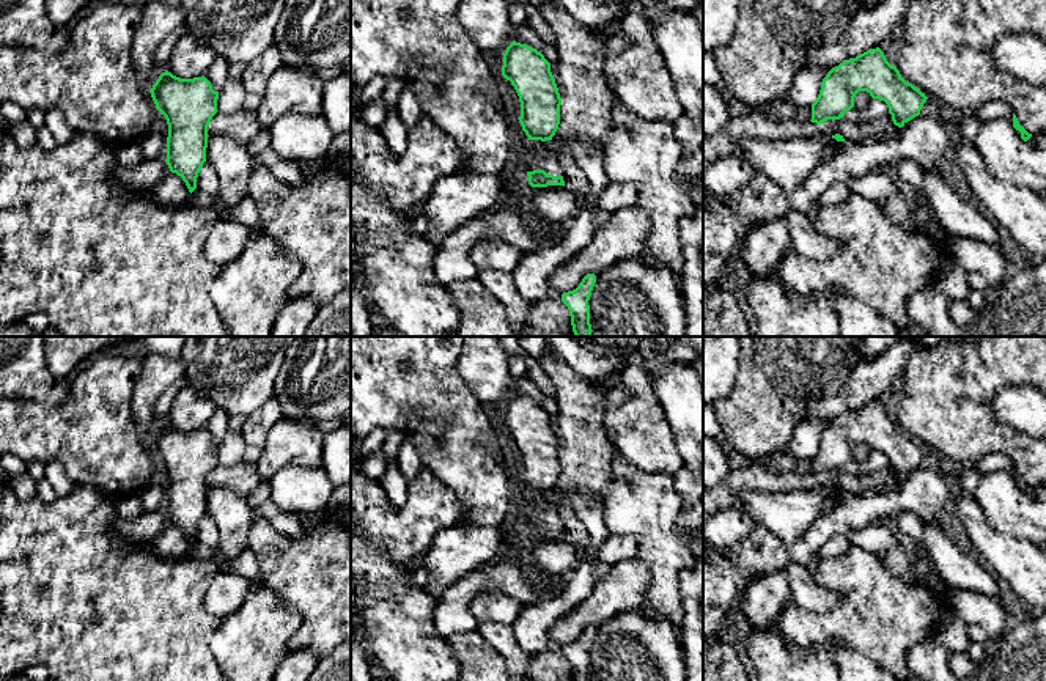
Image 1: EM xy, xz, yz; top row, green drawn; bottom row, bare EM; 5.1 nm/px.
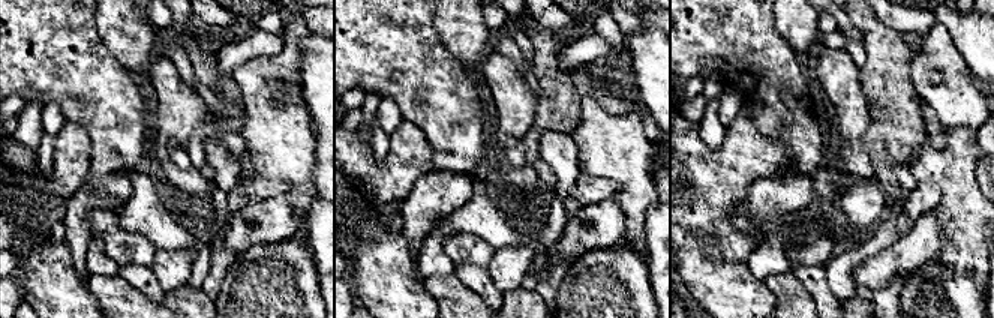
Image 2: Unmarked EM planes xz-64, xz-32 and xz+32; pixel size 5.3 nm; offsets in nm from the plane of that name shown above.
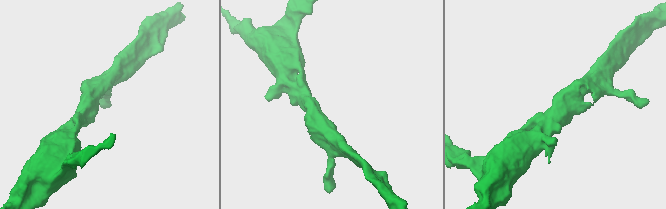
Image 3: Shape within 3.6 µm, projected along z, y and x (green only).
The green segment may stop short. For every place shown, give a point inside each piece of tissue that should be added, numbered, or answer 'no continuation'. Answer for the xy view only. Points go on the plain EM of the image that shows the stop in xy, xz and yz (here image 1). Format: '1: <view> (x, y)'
no continuation

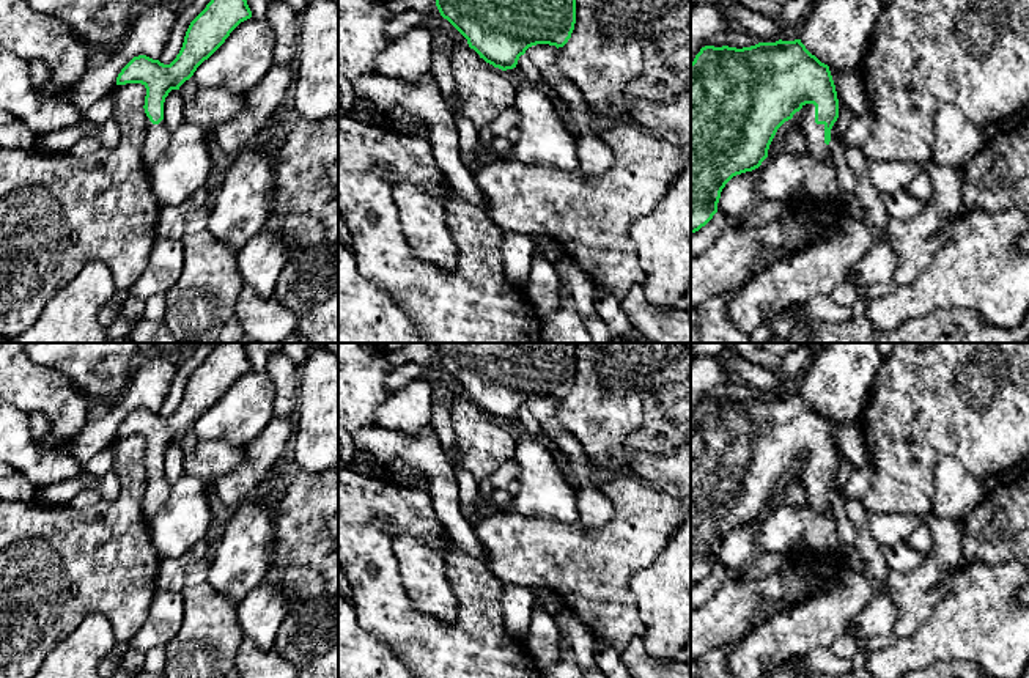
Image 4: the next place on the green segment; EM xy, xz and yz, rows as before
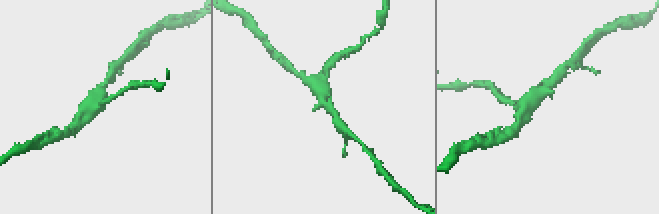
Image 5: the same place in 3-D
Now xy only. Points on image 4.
1: xy (156, 488)

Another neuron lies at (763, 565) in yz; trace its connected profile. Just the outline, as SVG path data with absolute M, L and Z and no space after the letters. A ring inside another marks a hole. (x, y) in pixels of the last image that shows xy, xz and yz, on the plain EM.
M798 541L790 551L755 555L736 573L741 579L760 580L769 576L777 576L788 566L799 566L802 562L809 562L815 569L821 569L840 562L840 554L818 554L809 549L804 541Z

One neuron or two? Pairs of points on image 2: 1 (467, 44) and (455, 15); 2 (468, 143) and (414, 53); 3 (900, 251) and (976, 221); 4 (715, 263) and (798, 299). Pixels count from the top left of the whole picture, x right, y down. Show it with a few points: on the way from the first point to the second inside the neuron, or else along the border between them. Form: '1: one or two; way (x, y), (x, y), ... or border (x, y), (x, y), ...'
1: one; way (467, 36), (459, 23)
2: one; way (462, 120), (420, 75)
3: two; border (936, 207), (943, 230), (943, 249), (937, 257)
4: two; border (763, 281), (777, 302)

